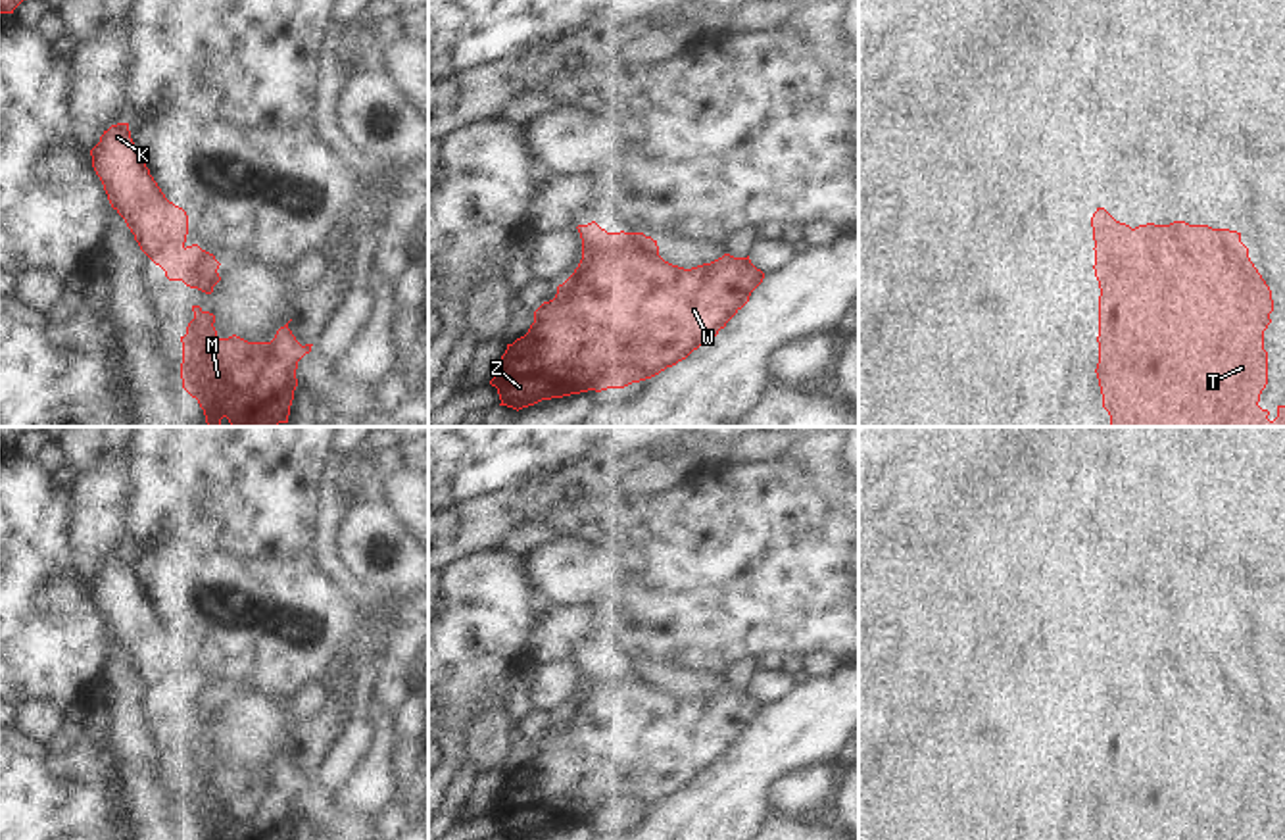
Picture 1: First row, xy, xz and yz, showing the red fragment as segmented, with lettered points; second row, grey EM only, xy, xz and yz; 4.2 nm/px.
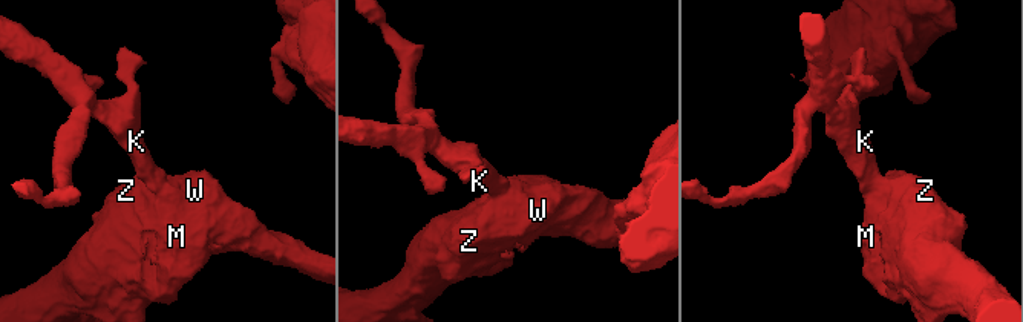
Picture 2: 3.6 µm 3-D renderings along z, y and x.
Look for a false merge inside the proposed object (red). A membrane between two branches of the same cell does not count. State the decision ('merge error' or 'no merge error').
no merge error

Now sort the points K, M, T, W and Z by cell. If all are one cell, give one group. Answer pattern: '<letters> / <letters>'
K M T W Z

